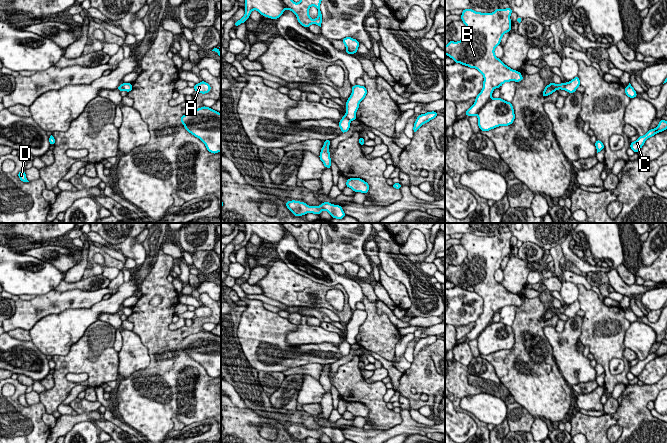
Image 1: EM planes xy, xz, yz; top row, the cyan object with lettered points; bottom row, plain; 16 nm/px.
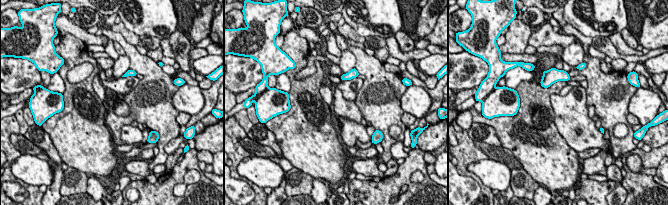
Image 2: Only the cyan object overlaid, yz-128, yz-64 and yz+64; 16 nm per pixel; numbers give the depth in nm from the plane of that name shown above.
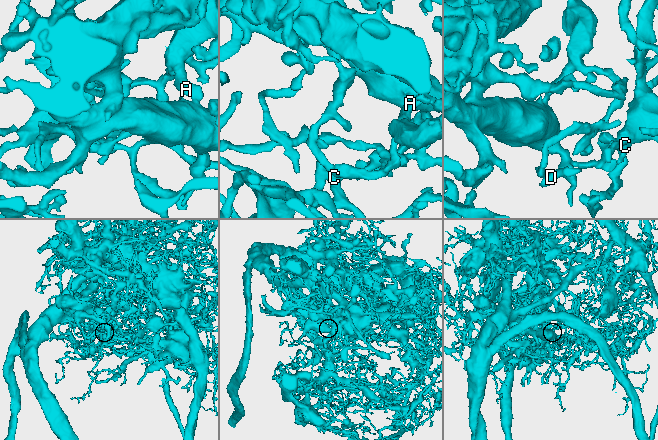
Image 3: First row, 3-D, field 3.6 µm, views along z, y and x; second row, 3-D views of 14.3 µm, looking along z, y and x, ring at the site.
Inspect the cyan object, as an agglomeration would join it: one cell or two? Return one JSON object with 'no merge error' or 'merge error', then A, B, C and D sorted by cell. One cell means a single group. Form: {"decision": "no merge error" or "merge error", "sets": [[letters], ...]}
{"decision": "merge error", "sets": [["A", "C", "D"], ["B"]]}

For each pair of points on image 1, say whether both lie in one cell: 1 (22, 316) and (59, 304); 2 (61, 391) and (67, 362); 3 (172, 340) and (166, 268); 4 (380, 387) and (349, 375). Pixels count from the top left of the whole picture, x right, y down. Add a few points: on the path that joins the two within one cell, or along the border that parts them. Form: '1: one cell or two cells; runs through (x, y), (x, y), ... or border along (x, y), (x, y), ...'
1: one cell; runs through (31, 311), (50, 303)
2: one cell; runs through (61, 384), (61, 369)
3: one cell; runs through (164, 322), (166, 290), (163, 286)
4: one cell; runs through (372, 388), (362, 388), (357, 383)

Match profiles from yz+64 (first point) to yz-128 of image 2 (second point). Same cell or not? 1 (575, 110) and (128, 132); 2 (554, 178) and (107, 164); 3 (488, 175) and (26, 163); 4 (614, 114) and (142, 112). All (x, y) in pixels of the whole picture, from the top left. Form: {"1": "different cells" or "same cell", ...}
{"1": "same cell", "2": "same cell", "3": "same cell", "4": "same cell"}

